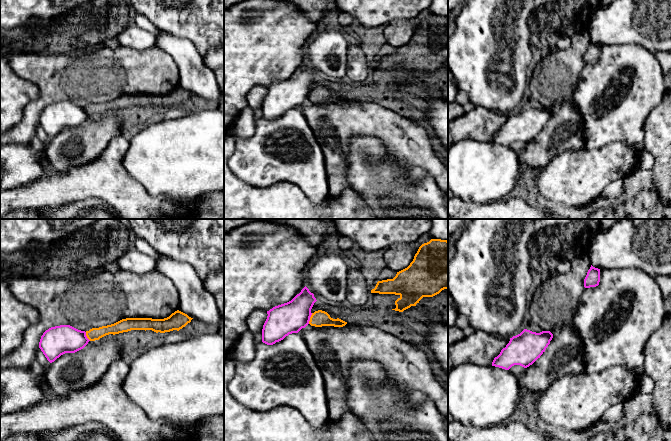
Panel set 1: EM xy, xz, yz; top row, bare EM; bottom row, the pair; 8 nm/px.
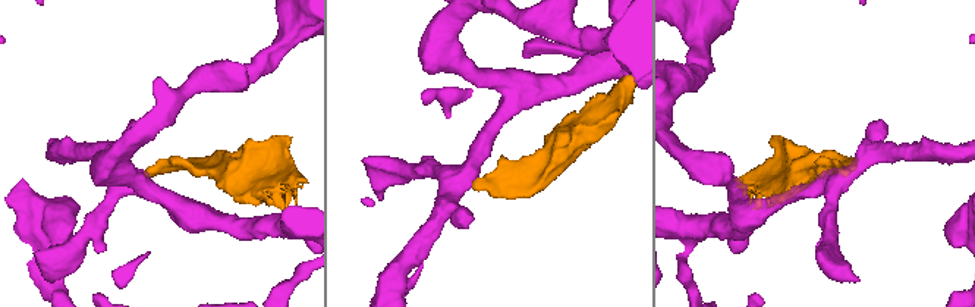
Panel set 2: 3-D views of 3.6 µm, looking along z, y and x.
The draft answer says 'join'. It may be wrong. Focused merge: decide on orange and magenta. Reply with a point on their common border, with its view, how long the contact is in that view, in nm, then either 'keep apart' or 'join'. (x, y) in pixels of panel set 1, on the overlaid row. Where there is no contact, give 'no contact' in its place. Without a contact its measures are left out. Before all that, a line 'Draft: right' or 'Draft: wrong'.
Draft: wrong
xz (310, 318) | 90 nm | keep apart

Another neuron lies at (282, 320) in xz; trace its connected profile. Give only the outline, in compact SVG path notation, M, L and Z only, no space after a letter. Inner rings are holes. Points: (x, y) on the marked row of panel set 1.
M305 286L291 301L275 306L267 311L267 319L262 329L262 342L273 345L292 333L305 328L316 302L314 294Z

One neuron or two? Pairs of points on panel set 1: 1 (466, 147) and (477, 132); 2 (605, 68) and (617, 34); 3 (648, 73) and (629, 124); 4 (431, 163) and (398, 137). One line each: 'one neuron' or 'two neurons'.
1: two neurons
2: two neurons
3: one neuron
4: one neuron

